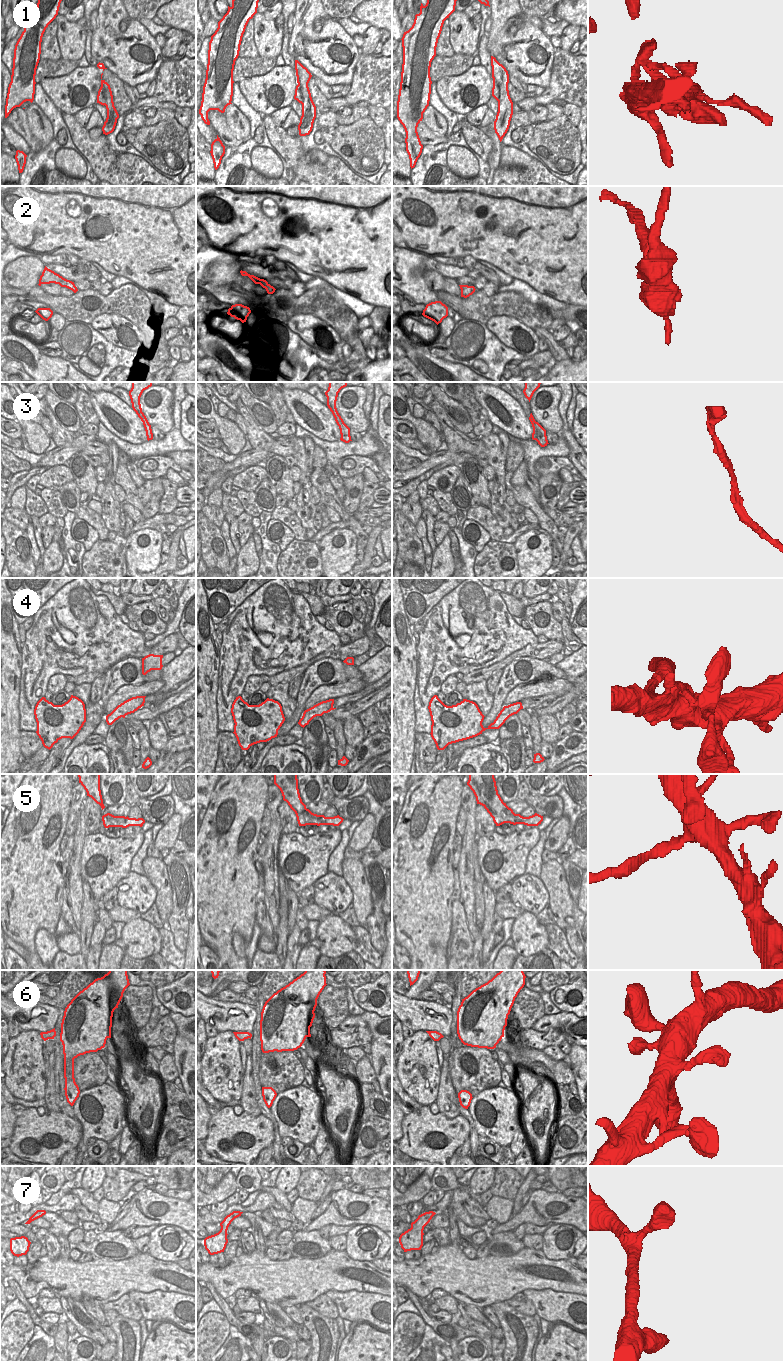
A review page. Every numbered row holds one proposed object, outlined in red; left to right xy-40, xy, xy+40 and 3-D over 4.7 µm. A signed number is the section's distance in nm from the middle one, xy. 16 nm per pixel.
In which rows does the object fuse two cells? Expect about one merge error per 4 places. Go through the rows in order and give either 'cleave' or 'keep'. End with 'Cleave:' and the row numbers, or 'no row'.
1: cleave
2: cleave
3: keep
4: keep
5: cleave
6: keep
7: keep
Cleave: 1, 2, 5

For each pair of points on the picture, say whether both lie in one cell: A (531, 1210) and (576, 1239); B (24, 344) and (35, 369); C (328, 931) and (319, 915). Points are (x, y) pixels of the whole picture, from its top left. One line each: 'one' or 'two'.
A: two
B: one
C: two

